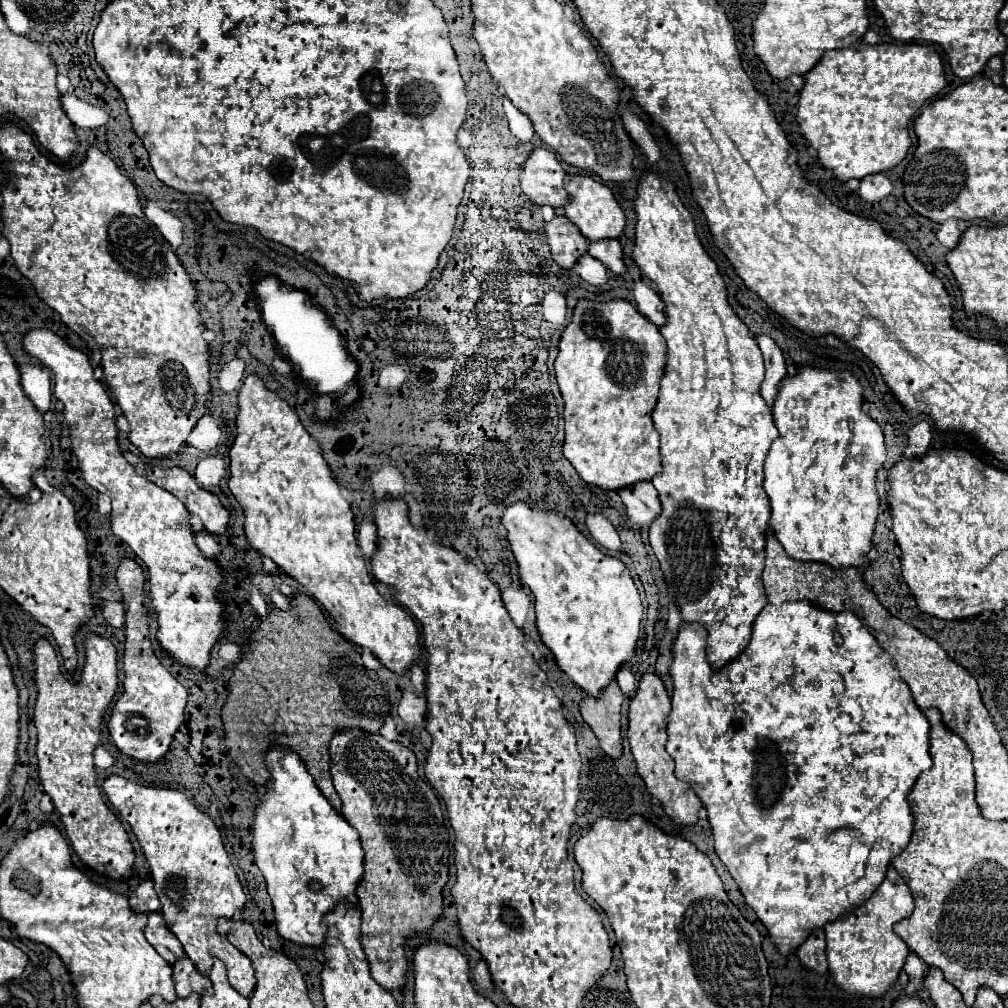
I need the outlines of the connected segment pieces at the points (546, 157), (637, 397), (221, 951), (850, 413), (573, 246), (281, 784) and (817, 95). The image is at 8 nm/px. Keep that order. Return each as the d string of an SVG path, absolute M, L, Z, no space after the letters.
M545 147L535 149L521 171L521 189L527 199L535 205L565 207L569 193L563 187L565 171L555 153Z
M587 299L577 303L573 319L561 335L555 375L565 401L563 455L589 485L617 491L639 481L651 481L661 473L659 435L653 427L651 411L657 403L659 383L665 373L665 349L665 339L659 329L655 329L655 325L651 325L631 303L595 303Z
M109 777L103 789L111 805L131 825L137 841L145 853L151 869L155 891L161 899L161 913L169 931L181 941L187 957L195 963L197 971L205 975L211 969L211 957L225 963L233 989L249 997L255 989L253 965L241 951L237 951L223 935L217 933L217 919L233 919L247 903L237 873L223 847L217 825L199 811L181 791L143 787L123 777Z
M801 367L795 377L785 377L785 383L781 383L781 395L773 405L773 421L779 439L771 445L763 467L763 489L771 501L769 529L791 559L827 563L833 569L863 569L865 557L873 547L871 539L879 515L875 475L883 467L887 451L879 423L863 411L859 381L849 371L835 373Z
M555 217L551 223L545 223L545 233L549 239L551 255L563 269L573 269L577 259L587 253L589 241L565 217Z
M275 747L265 761L271 769L271 781L263 803L255 809L255 863L265 877L279 935L291 943L321 949L327 935L325 915L343 901L349 907L359 905L355 895L363 879L359 835L321 795L299 755Z
M855 43L847 49L825 51L819 63L805 73L797 123L803 137L817 151L821 167L833 171L835 179L863 179L865 175L883 173L905 159L911 147L909 121L943 87L943 59L933 47L917 43Z

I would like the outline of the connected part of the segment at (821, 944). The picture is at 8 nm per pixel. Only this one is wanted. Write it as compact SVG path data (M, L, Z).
M817 929L809 935L809 939L797 949L799 963L807 971L815 971L819 975L827 973L827 957L825 957L825 933Z

